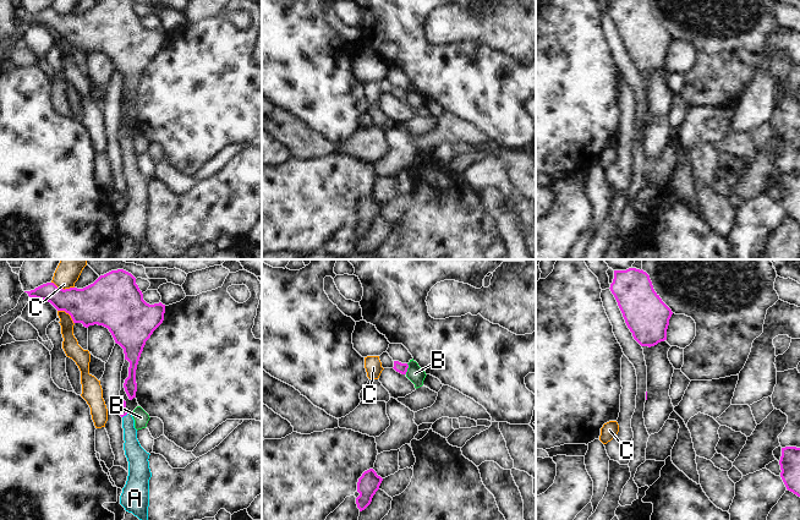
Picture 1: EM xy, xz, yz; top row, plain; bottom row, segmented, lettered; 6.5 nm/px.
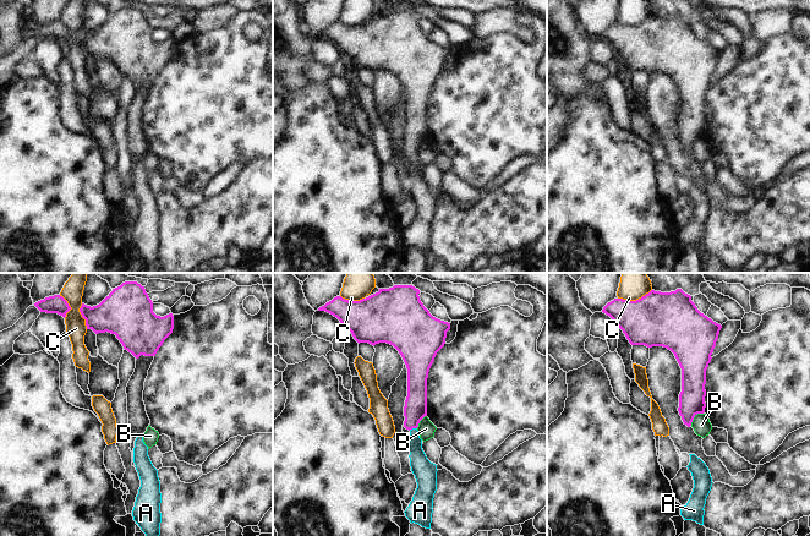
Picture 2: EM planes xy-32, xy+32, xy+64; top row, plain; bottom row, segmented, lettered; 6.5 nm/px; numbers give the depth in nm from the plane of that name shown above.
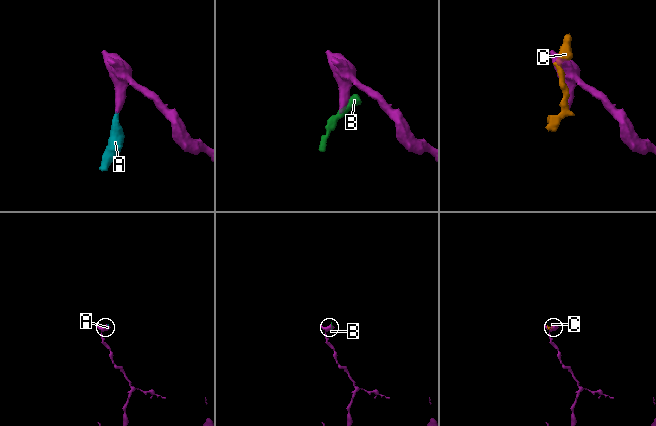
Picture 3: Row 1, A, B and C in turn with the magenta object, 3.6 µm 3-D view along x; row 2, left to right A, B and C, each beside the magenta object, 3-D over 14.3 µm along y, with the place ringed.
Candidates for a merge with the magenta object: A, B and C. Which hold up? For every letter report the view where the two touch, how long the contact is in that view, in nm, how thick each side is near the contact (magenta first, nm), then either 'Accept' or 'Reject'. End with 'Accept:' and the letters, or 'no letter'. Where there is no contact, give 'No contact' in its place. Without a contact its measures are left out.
A: Touches magenta in xy. Shared border 60 nm. Thickness 50 nm (magenta) against 120 nm. Accept
B: Touches magenta in xz. Shared border 70 nm. Thickness 70 nm (magenta) against 110 nm. Reject
C: Touches magenta in xy. Shared border 160 nm. Thickness 280 nm (magenta) against 100 nm. Reject
Accept: A

